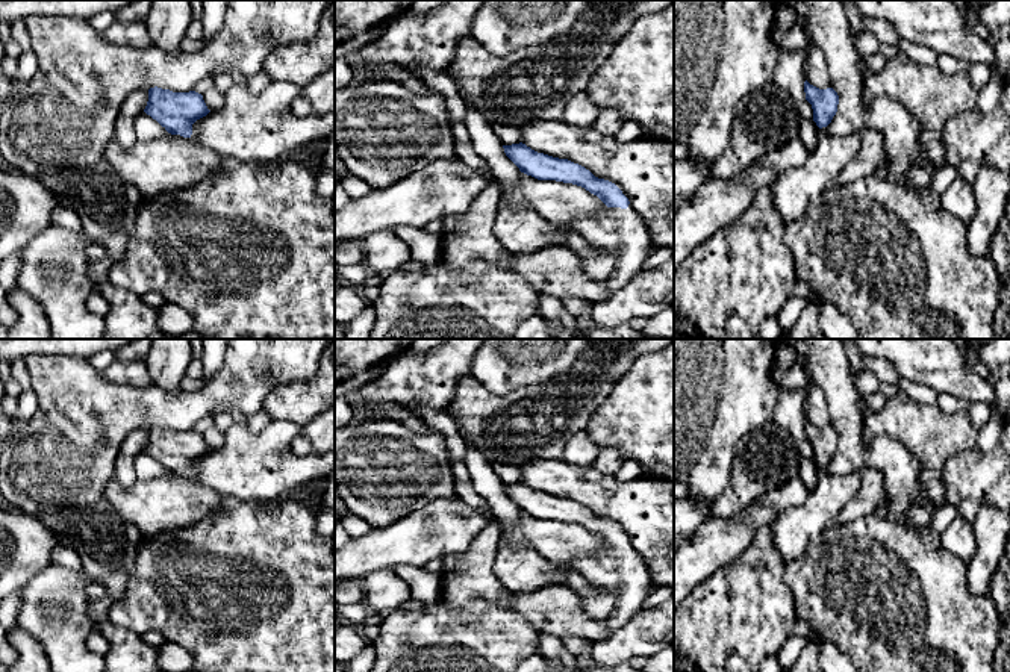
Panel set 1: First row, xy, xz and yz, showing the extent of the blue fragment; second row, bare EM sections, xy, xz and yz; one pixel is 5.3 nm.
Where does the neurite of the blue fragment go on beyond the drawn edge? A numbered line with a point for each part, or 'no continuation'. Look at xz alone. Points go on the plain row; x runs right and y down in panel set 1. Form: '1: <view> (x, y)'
1: xz (621, 571)

